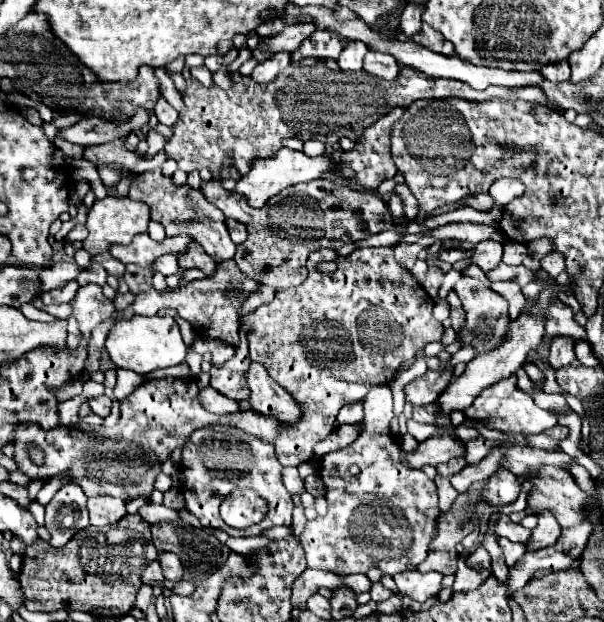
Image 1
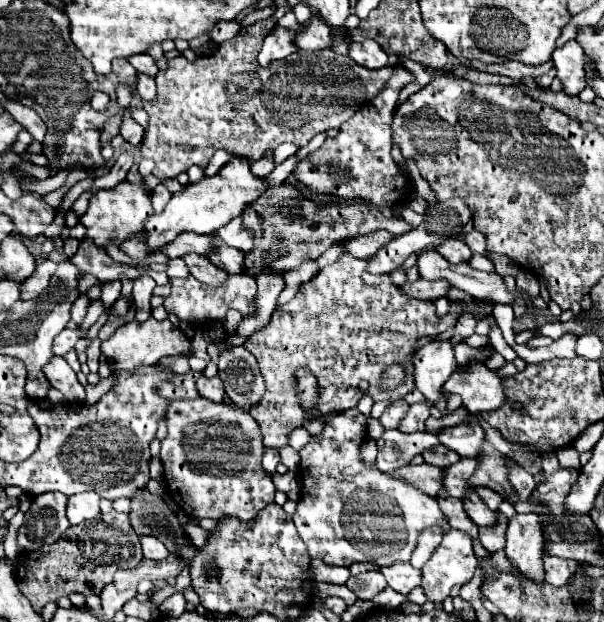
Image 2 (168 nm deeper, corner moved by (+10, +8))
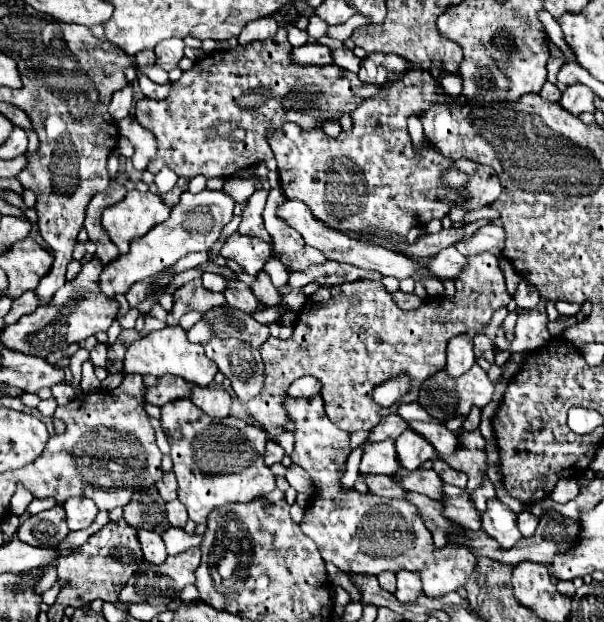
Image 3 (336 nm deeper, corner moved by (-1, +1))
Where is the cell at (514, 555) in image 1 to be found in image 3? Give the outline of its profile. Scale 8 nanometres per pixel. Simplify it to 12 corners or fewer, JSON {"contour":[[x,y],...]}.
{"contour":[[499,499],[487,501],[483,531],[503,549],[521,539],[517,515]]}

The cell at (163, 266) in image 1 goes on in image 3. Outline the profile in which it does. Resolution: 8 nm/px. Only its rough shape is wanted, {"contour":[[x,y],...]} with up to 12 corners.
{"contour":[[203,273],[201,281],[211,291],[225,289],[223,275]]}

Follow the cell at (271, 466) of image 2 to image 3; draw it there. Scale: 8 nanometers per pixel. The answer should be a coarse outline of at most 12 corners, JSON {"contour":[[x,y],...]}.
{"contour":[[267,441],[267,467],[281,463],[285,451],[281,445]]}

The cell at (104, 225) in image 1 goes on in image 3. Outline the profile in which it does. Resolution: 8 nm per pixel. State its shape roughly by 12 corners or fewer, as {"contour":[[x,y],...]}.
{"contour":[[155,193],[129,195],[103,211],[103,229],[127,253],[135,237],[167,221]]}

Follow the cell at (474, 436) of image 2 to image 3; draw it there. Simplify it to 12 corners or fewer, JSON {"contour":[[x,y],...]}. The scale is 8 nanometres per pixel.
{"contour":[[411,421],[441,455],[459,449],[459,433],[443,423]]}

